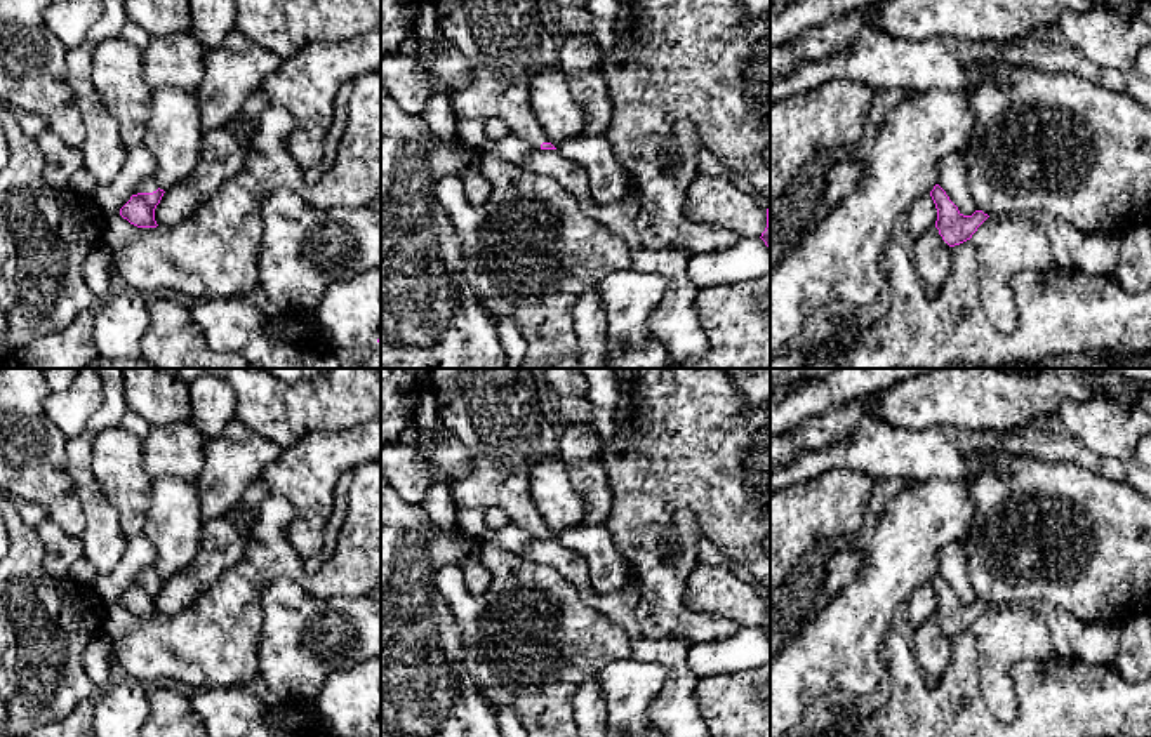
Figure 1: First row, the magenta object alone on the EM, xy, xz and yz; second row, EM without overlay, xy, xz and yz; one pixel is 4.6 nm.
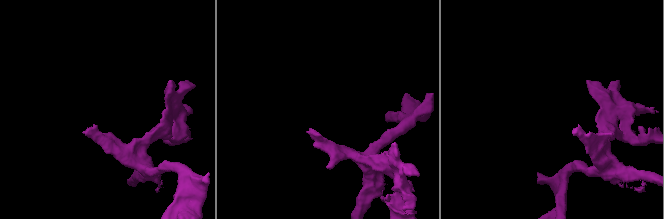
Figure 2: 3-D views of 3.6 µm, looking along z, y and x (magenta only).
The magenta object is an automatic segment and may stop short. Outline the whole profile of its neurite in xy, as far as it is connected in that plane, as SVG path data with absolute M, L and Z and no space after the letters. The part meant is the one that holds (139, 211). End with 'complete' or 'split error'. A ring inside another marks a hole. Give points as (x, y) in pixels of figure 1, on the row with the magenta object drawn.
M153 176L146 177L130 200L120 209L120 216L137 228L156 228L155 209L163 193Z; split error

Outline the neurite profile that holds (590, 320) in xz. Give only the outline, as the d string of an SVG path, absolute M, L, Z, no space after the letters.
M596 285L579 295L572 316L579 342L579 360L574 368L603 368L609 353L609 320Z

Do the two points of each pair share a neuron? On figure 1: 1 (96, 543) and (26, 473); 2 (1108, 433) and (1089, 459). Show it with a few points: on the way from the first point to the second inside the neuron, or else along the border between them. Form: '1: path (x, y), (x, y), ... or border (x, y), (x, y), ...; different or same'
1: border (73, 489), (86, 522), (80, 537); different
2: border (1064, 424), (1101, 456), (1132, 456); different

